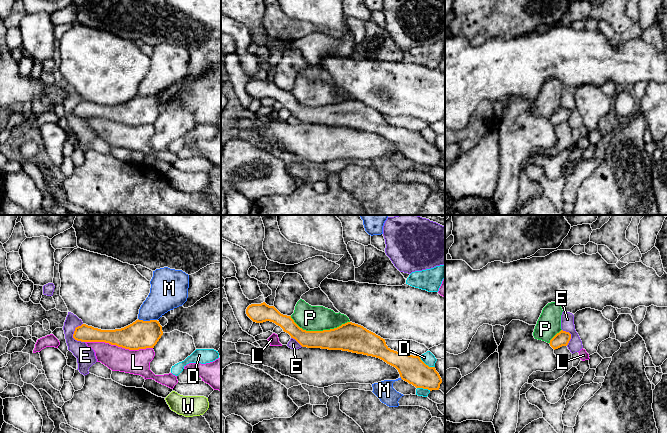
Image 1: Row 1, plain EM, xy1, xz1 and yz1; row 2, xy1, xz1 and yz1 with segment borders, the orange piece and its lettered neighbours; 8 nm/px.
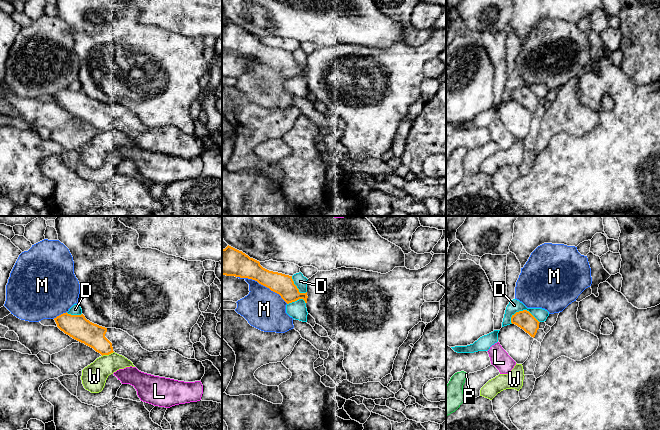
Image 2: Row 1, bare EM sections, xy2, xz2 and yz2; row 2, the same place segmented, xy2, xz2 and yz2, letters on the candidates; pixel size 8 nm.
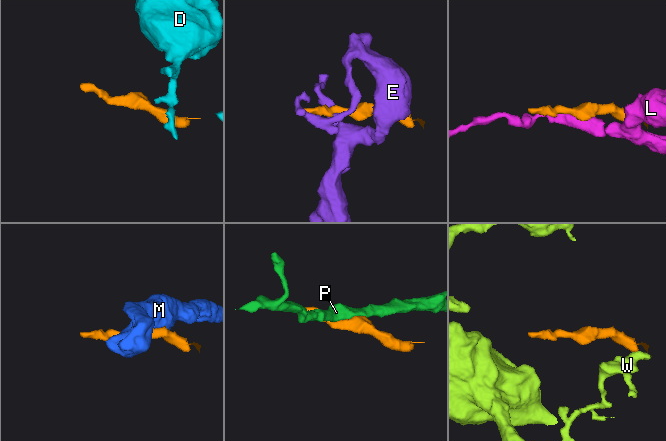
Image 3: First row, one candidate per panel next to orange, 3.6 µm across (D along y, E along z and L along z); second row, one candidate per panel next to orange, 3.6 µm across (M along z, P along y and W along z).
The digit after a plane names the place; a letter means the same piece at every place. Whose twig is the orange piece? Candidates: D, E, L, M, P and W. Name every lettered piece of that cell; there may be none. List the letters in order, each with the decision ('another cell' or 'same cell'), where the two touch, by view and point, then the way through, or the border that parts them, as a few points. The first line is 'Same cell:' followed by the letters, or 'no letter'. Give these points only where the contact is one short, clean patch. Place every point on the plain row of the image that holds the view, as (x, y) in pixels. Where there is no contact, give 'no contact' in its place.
Same cell: no letter
D: another cell; meets orange in yz2 at (525, 86); border along yz2 (510, 93), (516, 88), (527, 86), (539, 98)
E: another cell; meets orange in xy1 at (73, 111); border along xy1 (82, 99), (75, 104), (73, 113), (84, 118)
L: another cell; meets orange in xy1 at (119, 122)
M: another cell; meets orange in xz2 at (262, 60)
P: another cell; meets orange in xz1 at (319, 107)
W: another cell; meets orange in xy2 at (107, 130)

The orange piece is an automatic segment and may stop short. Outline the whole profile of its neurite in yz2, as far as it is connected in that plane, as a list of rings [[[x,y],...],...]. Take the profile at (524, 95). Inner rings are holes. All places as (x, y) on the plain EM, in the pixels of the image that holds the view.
[[[523,86],[512,91],[511,99],[517,101],[534,114],[540,98],[529,87]]]

